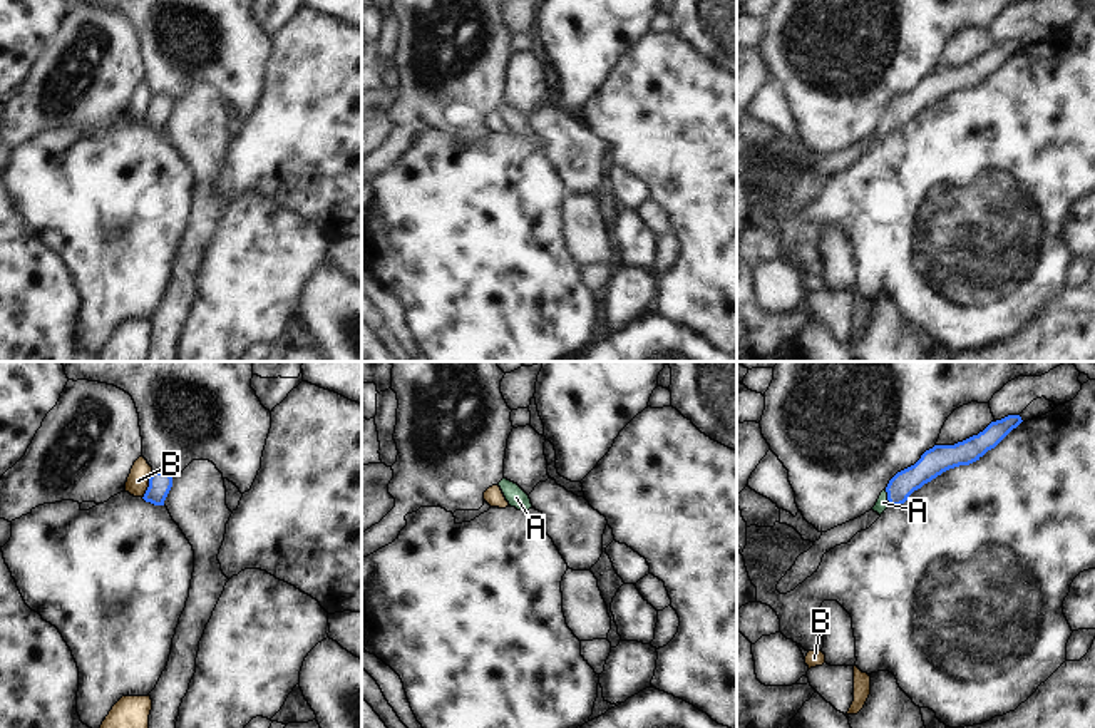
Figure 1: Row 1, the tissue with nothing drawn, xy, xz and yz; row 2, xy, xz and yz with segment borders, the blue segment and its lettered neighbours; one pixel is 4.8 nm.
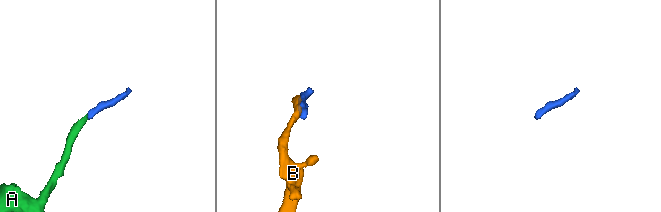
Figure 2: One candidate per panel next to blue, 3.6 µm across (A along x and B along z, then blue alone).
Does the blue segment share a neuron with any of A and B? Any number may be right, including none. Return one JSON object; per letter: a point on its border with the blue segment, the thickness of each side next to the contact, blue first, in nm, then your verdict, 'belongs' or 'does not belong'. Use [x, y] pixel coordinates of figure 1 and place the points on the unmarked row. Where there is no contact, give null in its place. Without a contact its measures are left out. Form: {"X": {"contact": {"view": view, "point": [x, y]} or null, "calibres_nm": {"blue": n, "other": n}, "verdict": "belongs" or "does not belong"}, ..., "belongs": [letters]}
{"A": {"contact": {"view": "yz", "point": [888, 123]}, "calibres_nm": {"blue": 120, "other": 60}, "verdict": "belongs"}, "B": {"contact": {"view": "xy", "point": [149, 109]}, "calibres_nm": {"blue": 110, "other": 110}, "verdict": "does not belong"}, "belongs": ["A"]}

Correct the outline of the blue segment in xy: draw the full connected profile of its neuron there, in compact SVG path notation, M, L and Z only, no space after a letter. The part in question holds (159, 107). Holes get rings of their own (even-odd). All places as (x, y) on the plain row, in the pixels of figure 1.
M151 97L149 112L144 126L154 131L164 131L164 126L172 112L172 102L167 97Z

